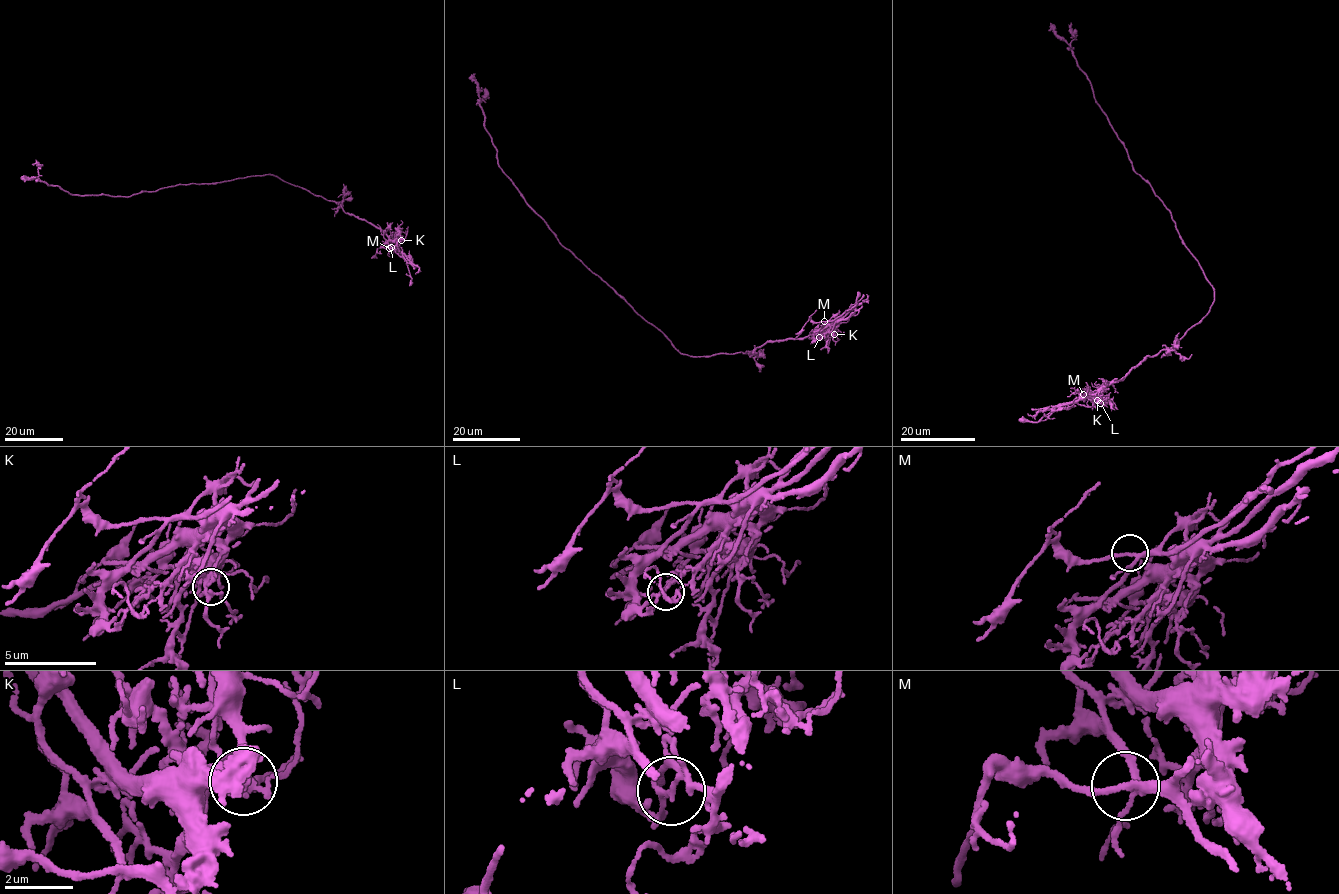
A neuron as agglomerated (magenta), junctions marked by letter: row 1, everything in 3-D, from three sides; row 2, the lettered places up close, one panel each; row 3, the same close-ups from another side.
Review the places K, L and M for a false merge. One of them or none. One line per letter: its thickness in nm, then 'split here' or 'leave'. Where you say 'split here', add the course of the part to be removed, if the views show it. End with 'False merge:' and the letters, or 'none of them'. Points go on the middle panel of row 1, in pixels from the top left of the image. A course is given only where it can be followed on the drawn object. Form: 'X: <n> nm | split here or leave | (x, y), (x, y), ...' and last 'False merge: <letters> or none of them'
K: 150 nm | leave
L: 100 nm | split here | (819, 338), (814, 340), (820, 328), (855, 306), (858, 291)
M: 170 nm | leave
False merge: L

